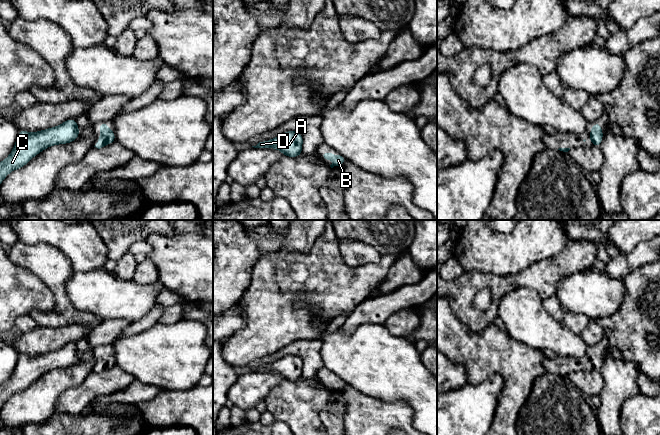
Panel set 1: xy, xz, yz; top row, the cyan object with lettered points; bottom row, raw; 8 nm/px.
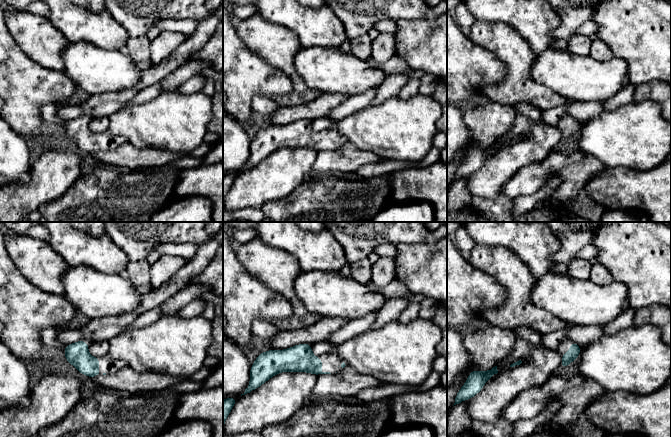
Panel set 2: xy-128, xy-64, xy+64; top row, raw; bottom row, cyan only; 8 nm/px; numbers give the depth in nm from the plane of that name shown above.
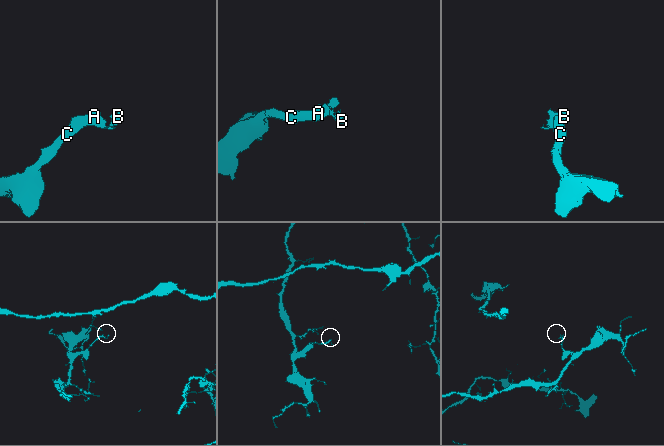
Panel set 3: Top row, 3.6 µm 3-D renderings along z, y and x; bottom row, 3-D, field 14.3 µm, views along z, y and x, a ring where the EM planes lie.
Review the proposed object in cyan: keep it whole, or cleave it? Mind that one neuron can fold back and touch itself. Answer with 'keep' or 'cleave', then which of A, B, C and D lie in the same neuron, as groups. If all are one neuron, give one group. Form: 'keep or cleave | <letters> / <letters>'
keep | A B C D

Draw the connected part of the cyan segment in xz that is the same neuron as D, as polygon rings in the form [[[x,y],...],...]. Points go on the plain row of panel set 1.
[[[286,355],[278,361],[268,365],[259,366],[254,372],[275,372],[284,380],[298,381],[302,378],[303,361],[297,355]]]

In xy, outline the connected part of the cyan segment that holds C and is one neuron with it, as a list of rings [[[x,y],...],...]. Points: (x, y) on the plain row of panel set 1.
[[[75,343],[66,344],[56,351],[34,357],[19,354],[10,379],[0,386],[0,408],[9,397],[25,390],[34,380],[46,372],[73,366],[78,361],[79,351]]]

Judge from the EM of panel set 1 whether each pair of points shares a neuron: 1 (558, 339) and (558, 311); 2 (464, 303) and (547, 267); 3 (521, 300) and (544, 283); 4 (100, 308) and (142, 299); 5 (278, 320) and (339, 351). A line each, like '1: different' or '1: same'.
1: different
2: same
3: different
4: same
5: different

